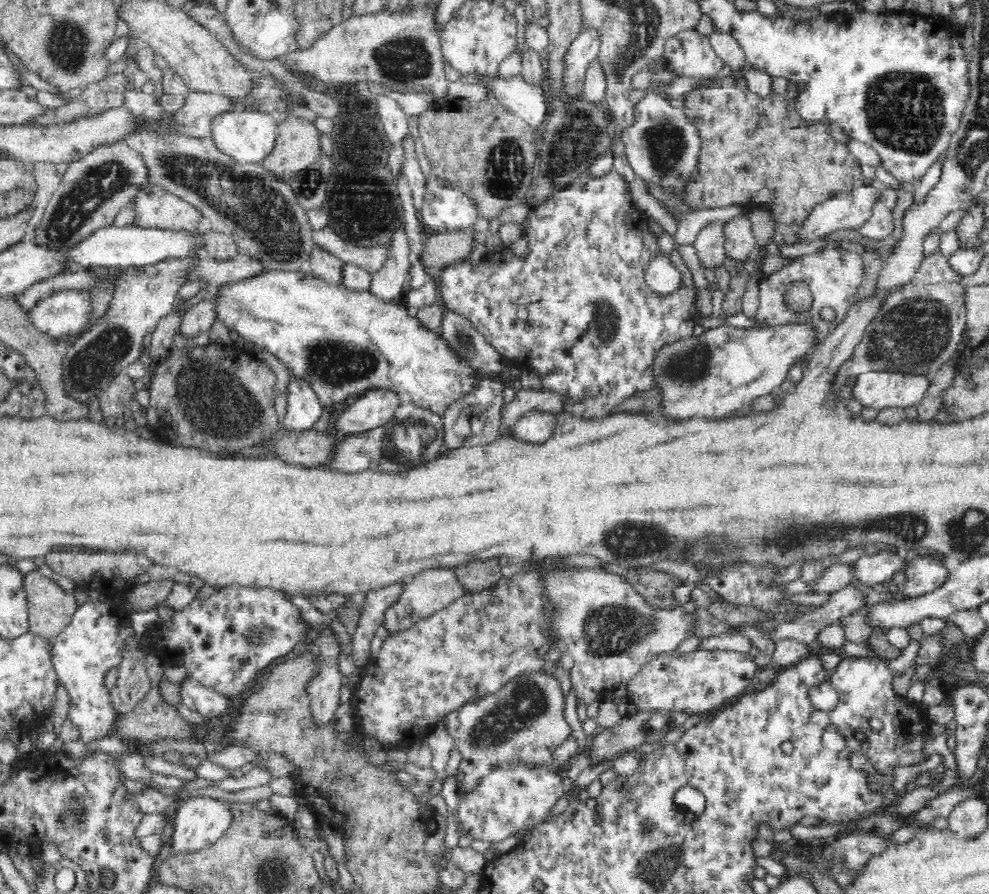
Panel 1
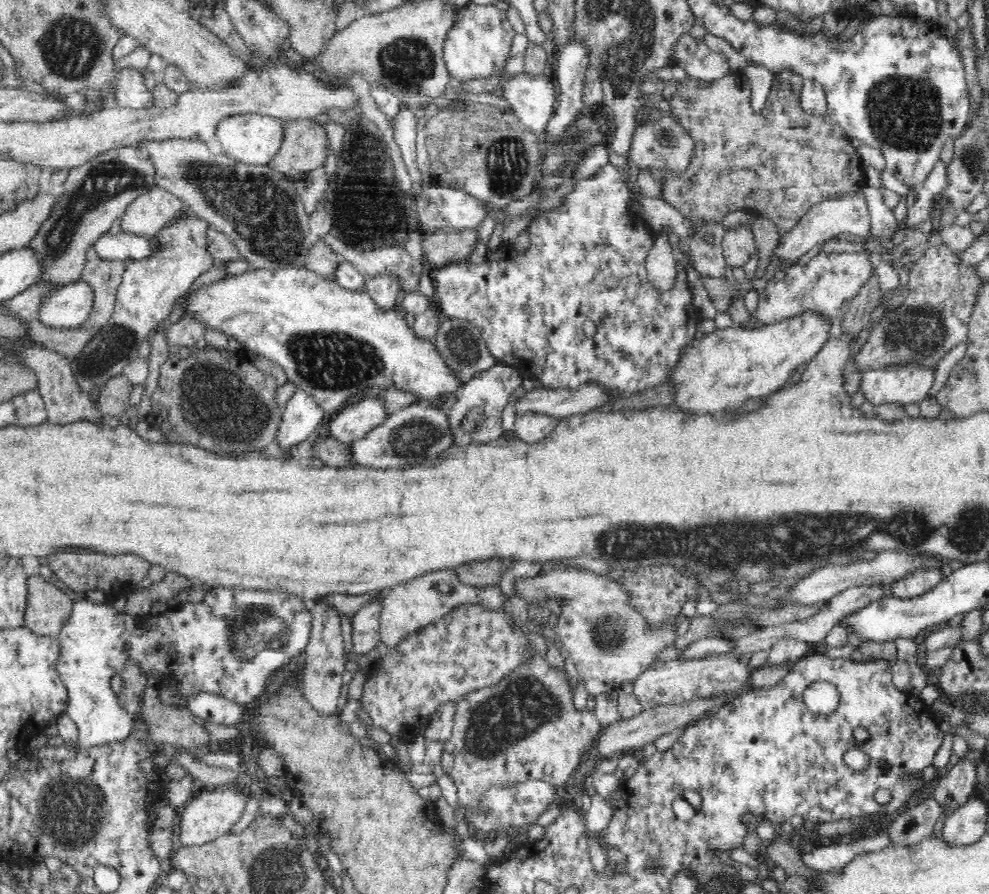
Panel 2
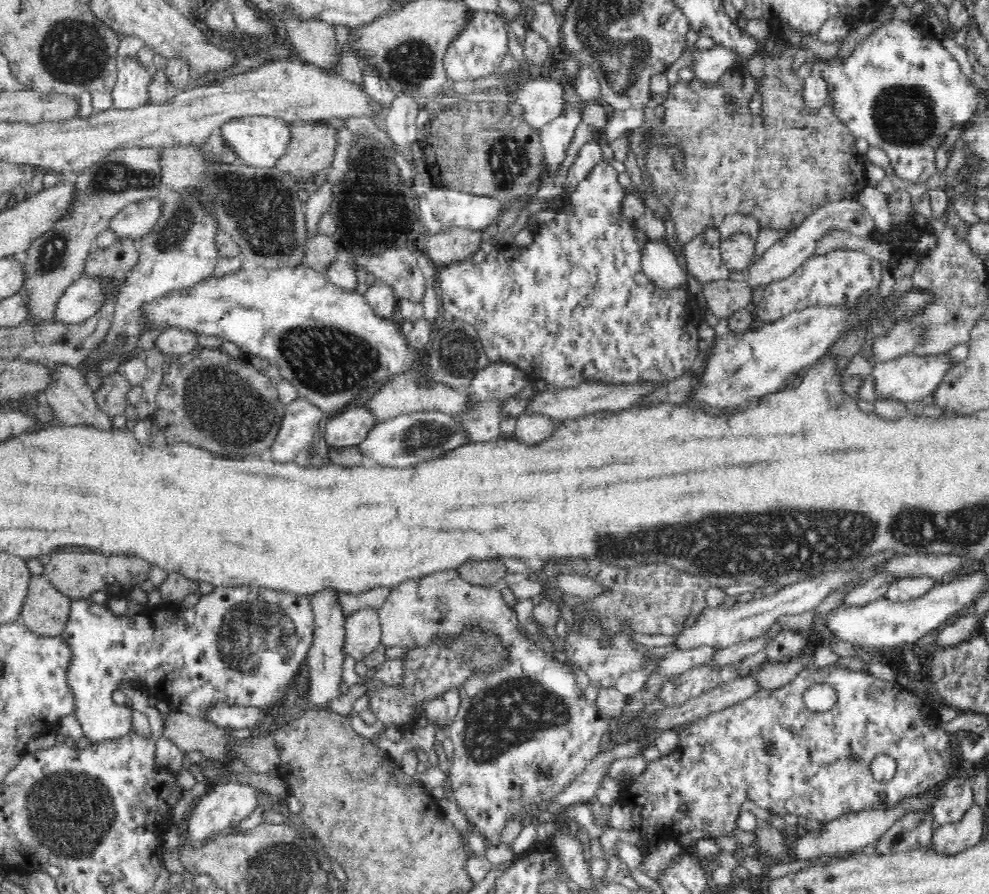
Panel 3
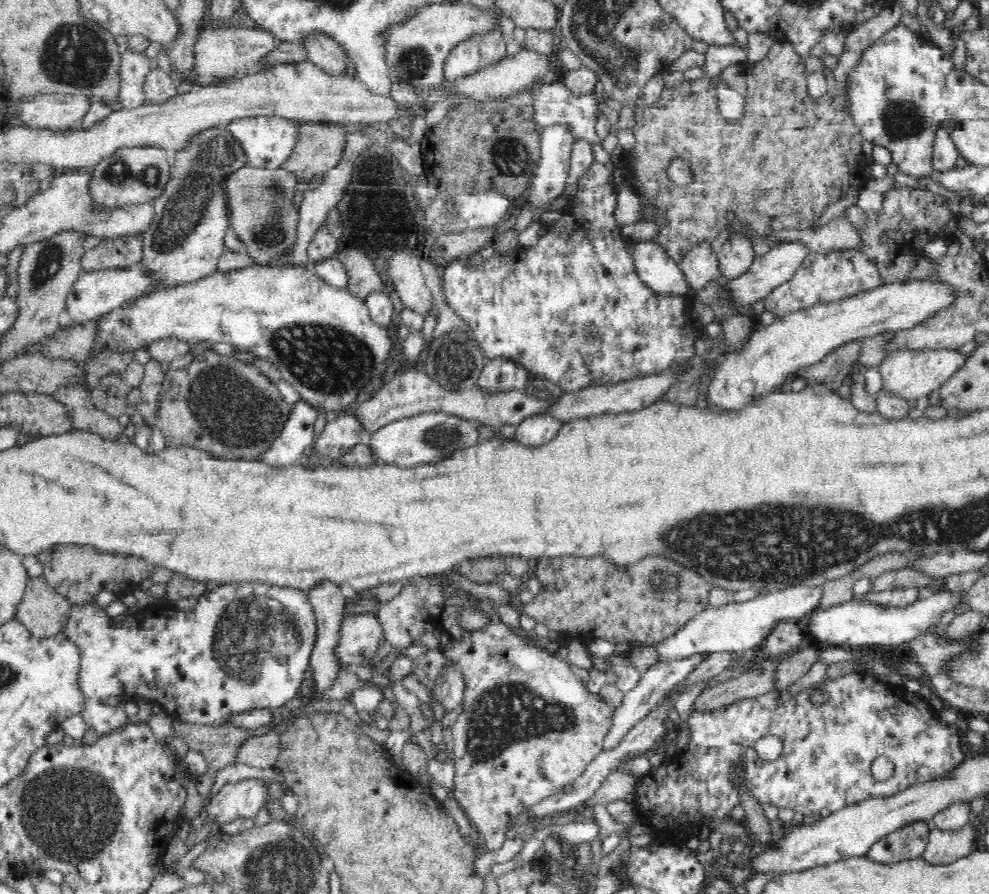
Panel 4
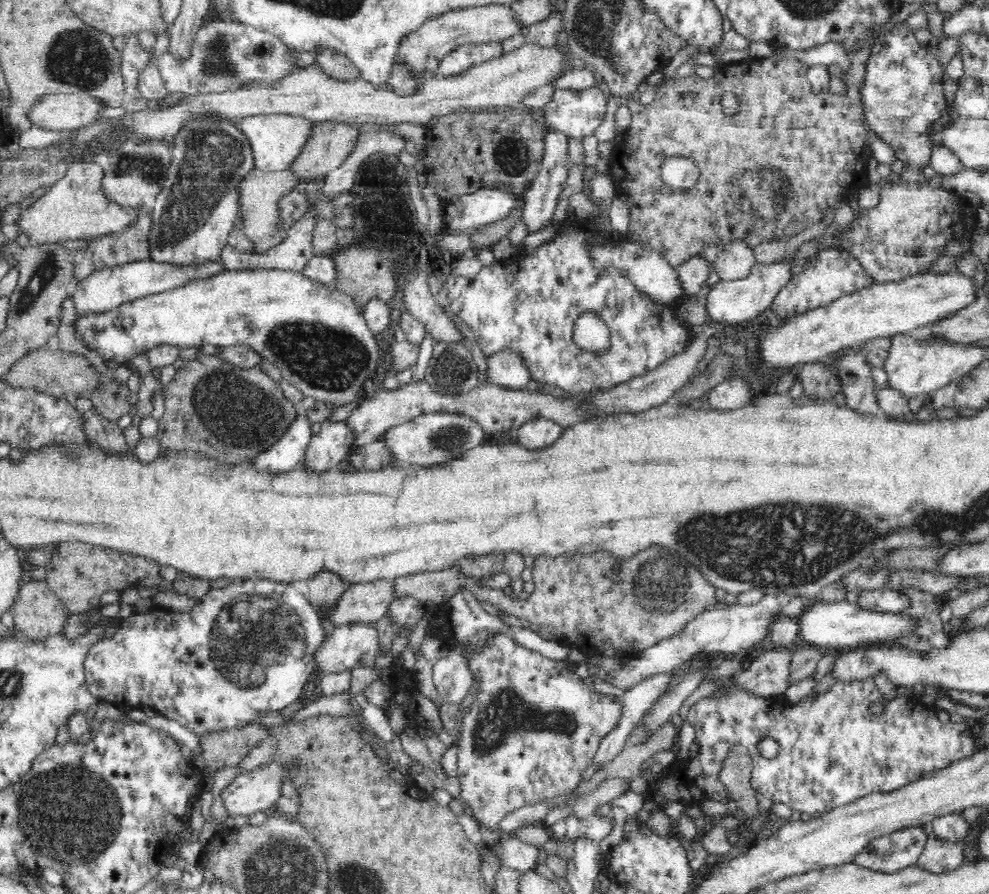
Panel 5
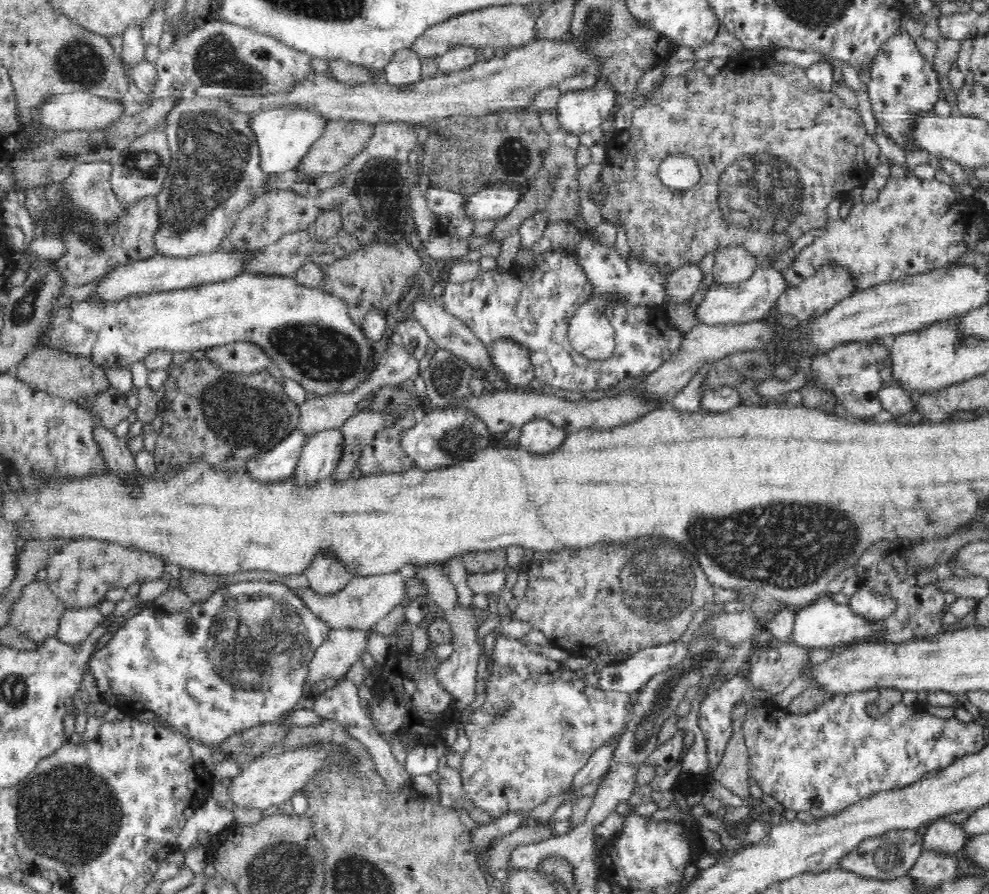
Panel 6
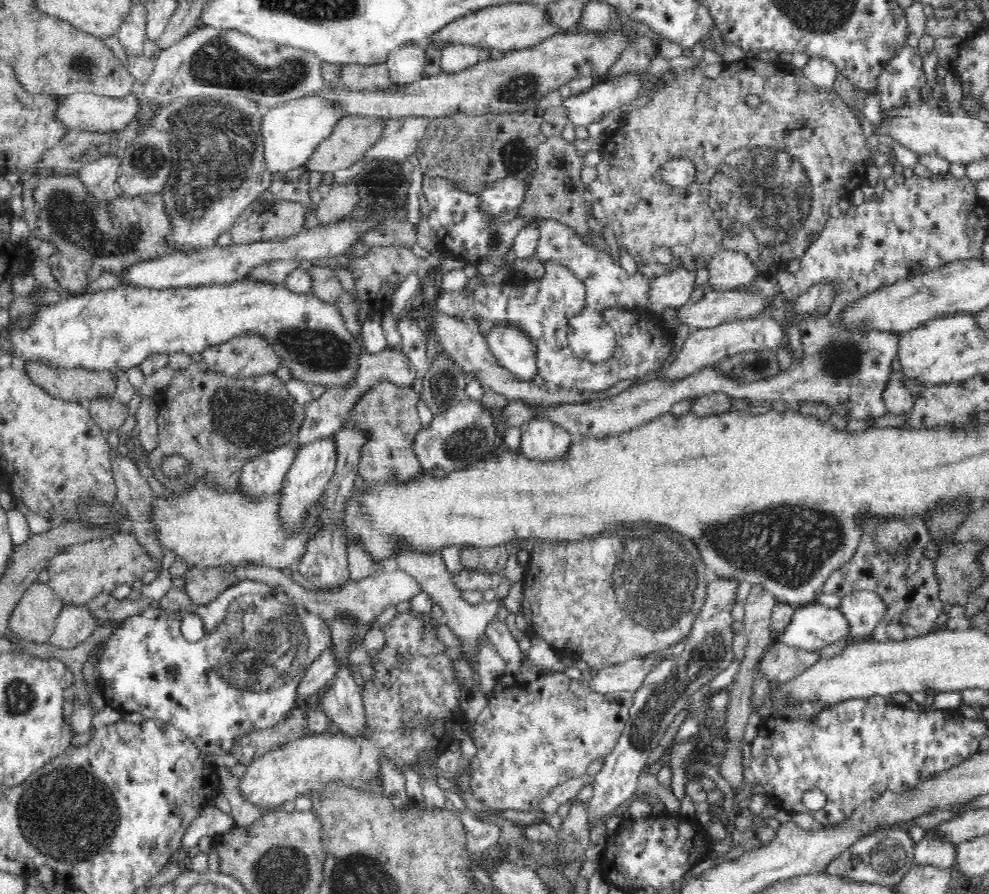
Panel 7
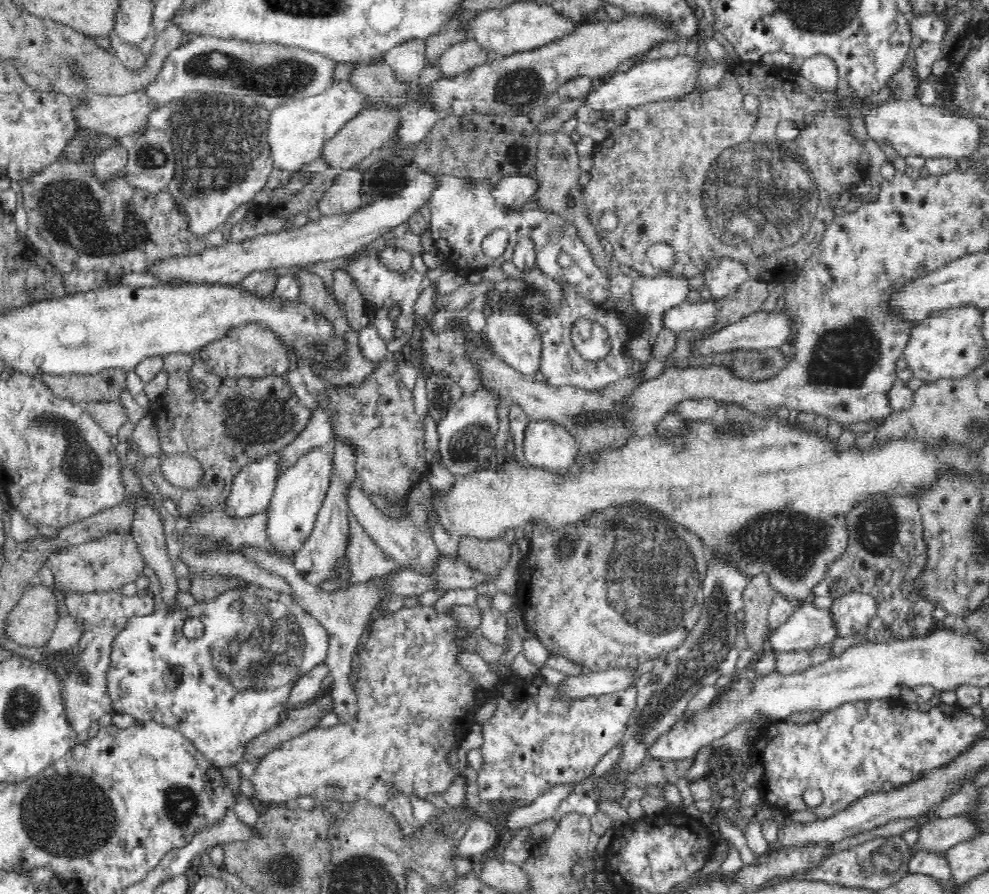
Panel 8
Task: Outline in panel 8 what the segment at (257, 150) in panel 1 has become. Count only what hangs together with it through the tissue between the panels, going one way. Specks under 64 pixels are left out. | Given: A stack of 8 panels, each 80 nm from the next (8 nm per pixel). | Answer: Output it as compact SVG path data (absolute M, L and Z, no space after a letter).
M337 81L323 93L299 98L269 111L266 139L272 158L272 168L296 174L303 166L316 160L322 152L322 146L336 135L336 131L344 122L356 113L362 112L361 104L364 96L349 82Z

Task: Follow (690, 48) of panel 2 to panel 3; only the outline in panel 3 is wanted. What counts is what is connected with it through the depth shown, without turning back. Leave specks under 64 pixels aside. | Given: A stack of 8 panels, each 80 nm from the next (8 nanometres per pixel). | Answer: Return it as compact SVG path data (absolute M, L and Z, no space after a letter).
M723 46L714 49L696 48L690 56L690 70L696 79L705 83L715 83L723 77L732 67L736 66L737 54Z

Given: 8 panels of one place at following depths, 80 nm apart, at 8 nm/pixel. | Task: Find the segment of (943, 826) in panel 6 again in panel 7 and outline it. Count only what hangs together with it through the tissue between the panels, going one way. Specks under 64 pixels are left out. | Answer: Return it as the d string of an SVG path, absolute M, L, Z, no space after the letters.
M934 828L926 830L924 837L917 843L914 850L914 862L934 863L940 867L950 867L956 859L957 844L948 841Z

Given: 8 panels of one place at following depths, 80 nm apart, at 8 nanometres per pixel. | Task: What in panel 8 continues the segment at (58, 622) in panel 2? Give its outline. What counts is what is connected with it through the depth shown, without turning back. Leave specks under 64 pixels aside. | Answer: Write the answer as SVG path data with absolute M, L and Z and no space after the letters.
M40 583L31 585L9 613L6 638L21 647L42 647L54 635L58 619L58 596Z

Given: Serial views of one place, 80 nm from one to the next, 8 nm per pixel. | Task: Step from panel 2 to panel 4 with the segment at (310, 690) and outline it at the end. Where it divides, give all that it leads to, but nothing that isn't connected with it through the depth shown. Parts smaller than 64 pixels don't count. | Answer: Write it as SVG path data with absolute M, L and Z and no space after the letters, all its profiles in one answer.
M322 582L318 584L316 588L312 588L307 592L308 600L313 606L313 611L316 620L316 644L312 648L312 654L310 654L309 670L312 670L312 678L314 678L314 684L316 684L316 694L318 696L324 696L336 682L341 667L341 661L337 656L337 649L340 645L340 639L342 635L343 620L346 618L346 606L345 597L347 592L331 582Z

